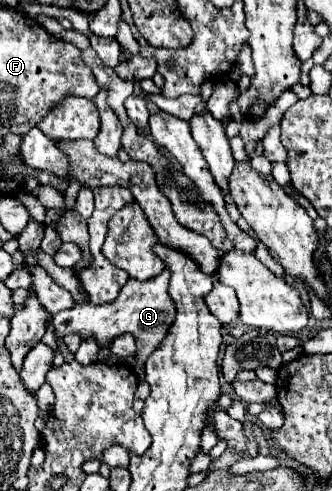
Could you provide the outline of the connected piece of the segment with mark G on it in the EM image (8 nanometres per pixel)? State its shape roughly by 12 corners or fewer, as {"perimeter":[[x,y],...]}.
{"perimeter":[[168,271],[50,317],[54,337],[132,333],[134,371],[172,325]]}

